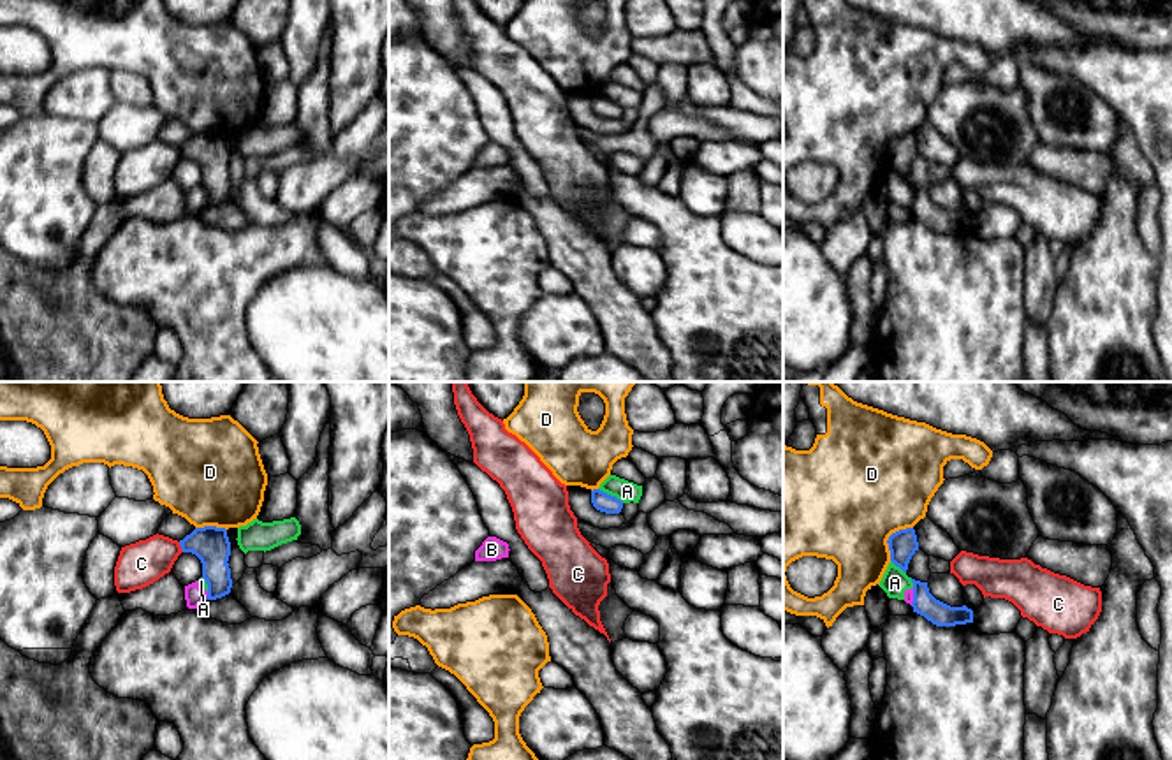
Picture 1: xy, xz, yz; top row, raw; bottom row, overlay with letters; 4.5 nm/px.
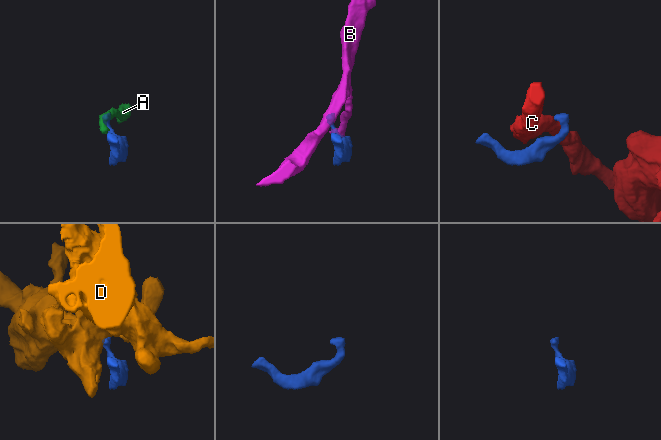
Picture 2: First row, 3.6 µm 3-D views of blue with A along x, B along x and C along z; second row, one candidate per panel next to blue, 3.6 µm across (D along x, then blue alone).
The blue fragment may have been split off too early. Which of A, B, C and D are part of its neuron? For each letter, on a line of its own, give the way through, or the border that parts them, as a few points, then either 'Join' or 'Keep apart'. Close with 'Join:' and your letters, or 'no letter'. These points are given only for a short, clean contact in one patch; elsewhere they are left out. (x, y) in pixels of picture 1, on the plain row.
A: Boundary: xz (599, 94), (623, 108). Keep apart
B: Boundary: xy (208, 197), (205, 204). Keep apart
C: Boundary: xy (178, 148), (183, 157). Keep apart
D: Boundary: yz (912, 132), (900, 134), (887, 145), (889, 166). Keep apart
Join: no letter

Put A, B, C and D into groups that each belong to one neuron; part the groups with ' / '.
A B / C / D

